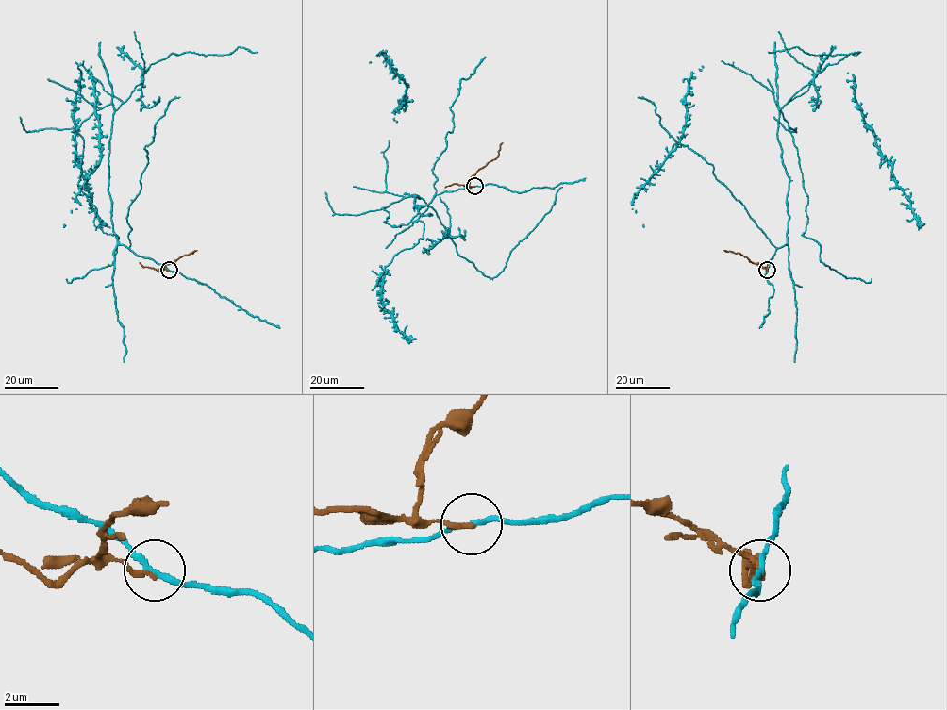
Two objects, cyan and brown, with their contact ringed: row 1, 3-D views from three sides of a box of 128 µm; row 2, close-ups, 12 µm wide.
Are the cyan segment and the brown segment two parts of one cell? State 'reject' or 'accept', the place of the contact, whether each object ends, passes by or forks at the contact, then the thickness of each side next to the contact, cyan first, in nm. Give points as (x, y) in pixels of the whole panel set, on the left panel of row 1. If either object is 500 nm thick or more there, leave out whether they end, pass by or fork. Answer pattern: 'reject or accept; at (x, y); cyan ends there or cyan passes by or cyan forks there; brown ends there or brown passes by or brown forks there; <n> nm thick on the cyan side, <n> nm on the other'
reject; at (169, 270); cyan passes by; brown ends there; 190 nm thick on the cyan side, 200 nm on the other

